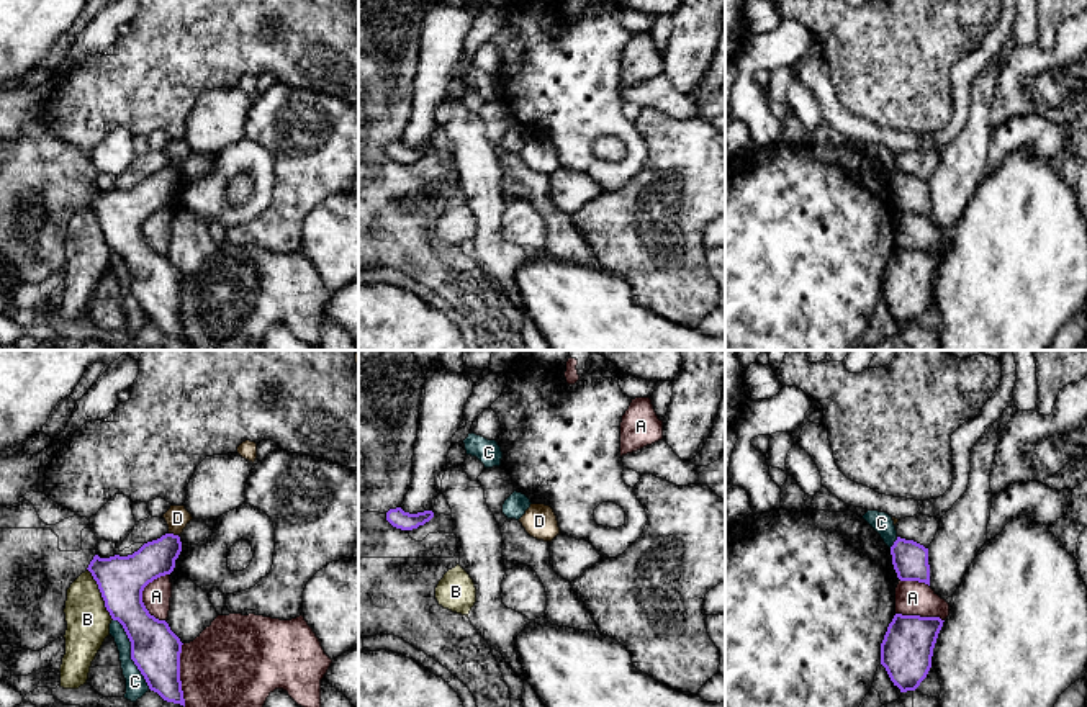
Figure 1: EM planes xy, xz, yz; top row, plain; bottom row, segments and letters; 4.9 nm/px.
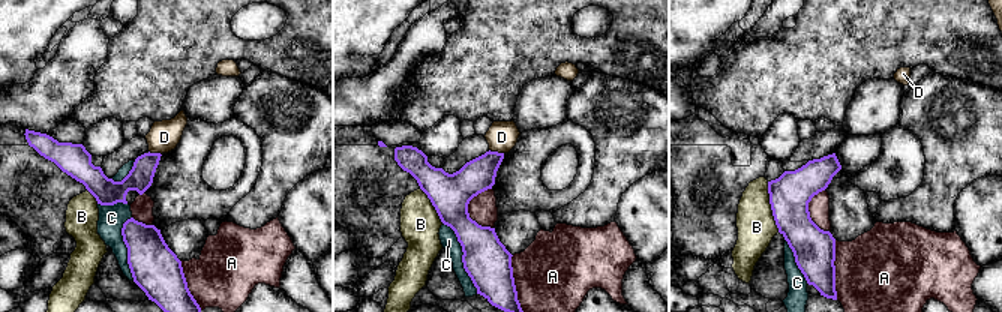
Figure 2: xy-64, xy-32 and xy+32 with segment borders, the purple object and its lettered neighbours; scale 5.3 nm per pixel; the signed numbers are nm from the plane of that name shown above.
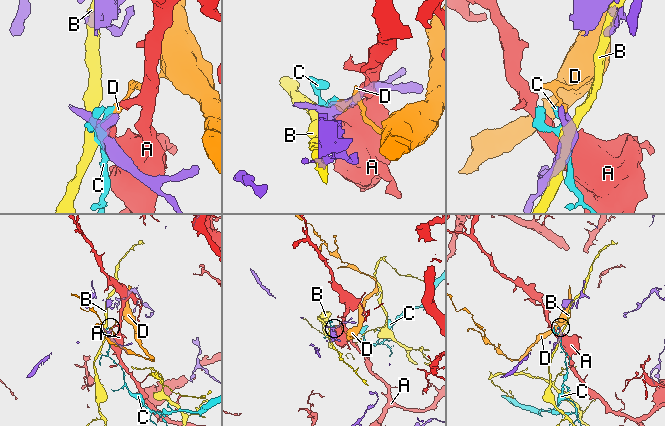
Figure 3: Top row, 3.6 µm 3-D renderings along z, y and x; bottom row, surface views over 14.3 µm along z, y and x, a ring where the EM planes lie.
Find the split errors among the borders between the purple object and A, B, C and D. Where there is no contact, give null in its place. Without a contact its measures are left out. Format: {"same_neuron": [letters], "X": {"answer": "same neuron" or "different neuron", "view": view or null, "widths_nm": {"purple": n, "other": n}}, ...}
{"same_neuron": [], "A": {"answer": "different neuron", "view": "xy", "widths_nm": {"purple": 240, "other": 140}}, "B": {"answer": "different neuron", "view": "xy", "widths_nm": {"purple": 240, "other": 220}}, "C": {"answer": "different neuron", "view": "xy", "widths_nm": {"purple": 240, "other": 110}}, "D": {"answer": "different neuron", "view": "xy", "widths_nm": {"purple": 180, "other": 120}}}

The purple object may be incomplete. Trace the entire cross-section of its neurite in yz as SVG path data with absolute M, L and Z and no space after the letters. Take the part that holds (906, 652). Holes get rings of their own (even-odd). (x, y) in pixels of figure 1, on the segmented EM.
M895 614L881 643L881 664L900 692L915 691L931 668L940 617Z

